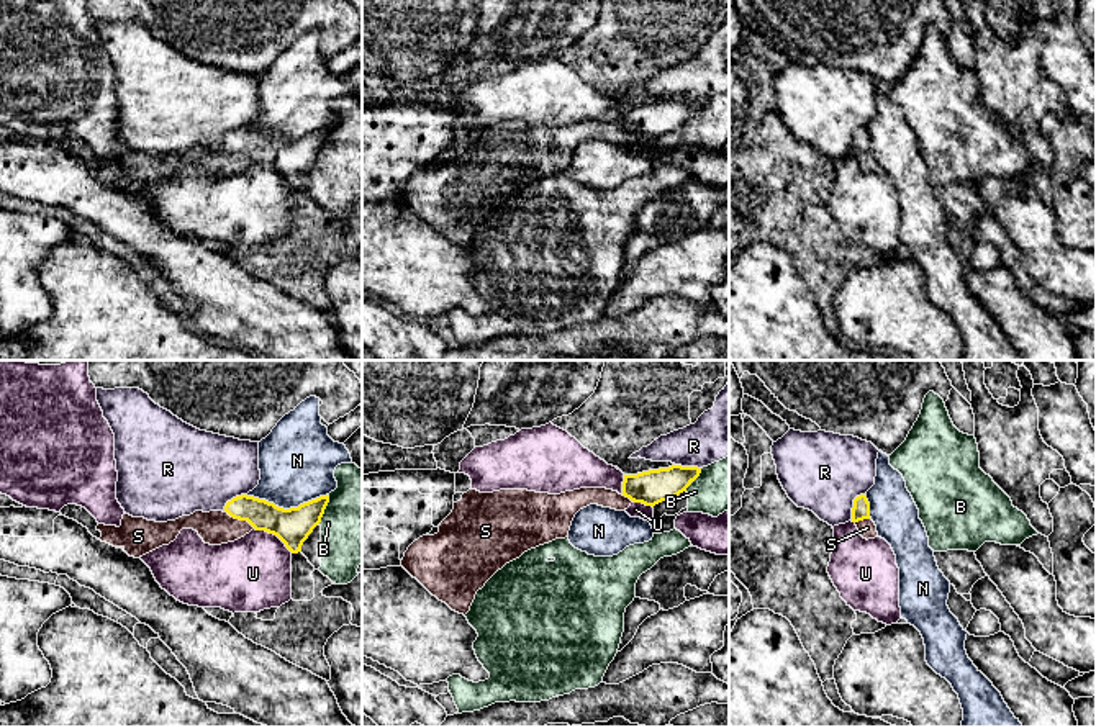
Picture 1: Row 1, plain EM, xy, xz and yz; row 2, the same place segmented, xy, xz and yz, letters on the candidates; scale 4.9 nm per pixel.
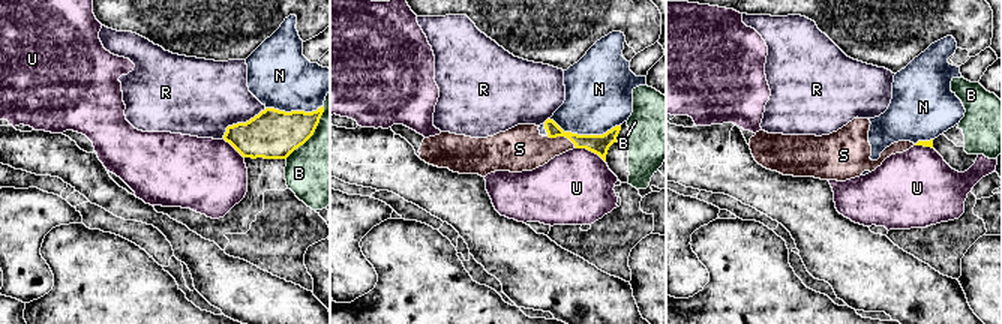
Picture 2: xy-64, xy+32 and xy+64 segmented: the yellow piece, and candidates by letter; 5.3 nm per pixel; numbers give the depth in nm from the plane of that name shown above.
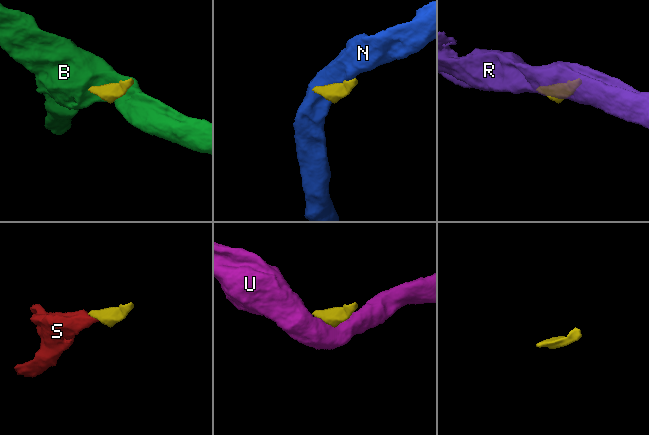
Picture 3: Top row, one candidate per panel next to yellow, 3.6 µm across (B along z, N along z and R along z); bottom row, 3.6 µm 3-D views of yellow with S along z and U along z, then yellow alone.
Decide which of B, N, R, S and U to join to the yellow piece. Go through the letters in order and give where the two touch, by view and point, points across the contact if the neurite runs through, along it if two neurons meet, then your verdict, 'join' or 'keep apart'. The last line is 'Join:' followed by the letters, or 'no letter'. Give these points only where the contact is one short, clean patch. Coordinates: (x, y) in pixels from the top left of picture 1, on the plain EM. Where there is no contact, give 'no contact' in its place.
B: xy (325, 141) | along xy (328, 128), (328, 138), (318, 156) | keep apart
N: xy (285, 143) | keep apart
R: yz (854, 138) | keep apart
S: xy (241, 153) | across xy (290, 159), (274, 153), (241, 153), (225, 161), (215, 161) | join
U: xy (274, 167) | along xy (254, 161), (272, 166), (292, 185) | keep apart
Join: S

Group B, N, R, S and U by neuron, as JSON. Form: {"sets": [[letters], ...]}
{"sets": [["B"], ["N"], ["R"], ["S"], ["U"]]}

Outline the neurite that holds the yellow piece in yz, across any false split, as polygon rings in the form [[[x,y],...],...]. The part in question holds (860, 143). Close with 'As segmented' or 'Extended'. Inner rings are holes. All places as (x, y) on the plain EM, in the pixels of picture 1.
[[[865,128],[854,133],[852,156],[857,159],[863,172],[868,174],[878,170],[876,159],[870,151],[870,136]]]. Extended

